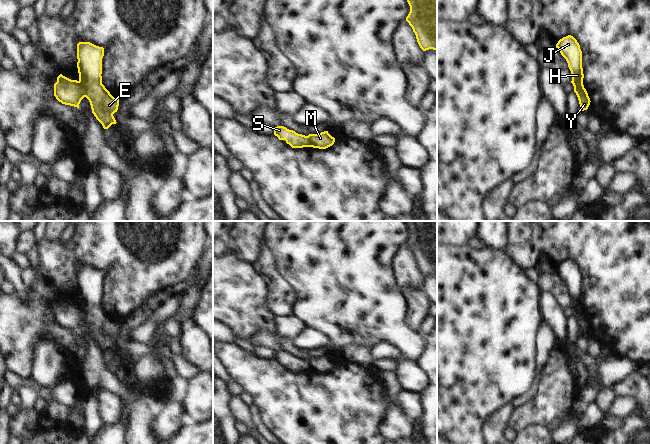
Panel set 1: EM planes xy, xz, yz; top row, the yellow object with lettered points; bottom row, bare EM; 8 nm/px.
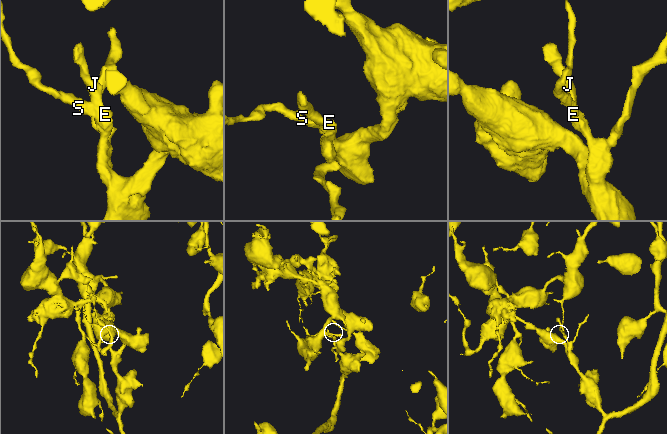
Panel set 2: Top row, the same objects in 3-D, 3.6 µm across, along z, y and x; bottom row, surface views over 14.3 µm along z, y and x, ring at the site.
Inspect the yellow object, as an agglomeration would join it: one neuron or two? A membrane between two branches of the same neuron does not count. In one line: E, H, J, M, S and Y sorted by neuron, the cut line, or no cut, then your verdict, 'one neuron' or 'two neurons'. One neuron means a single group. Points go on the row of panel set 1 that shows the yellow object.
E H J M / S Y | xy (79, 80), (85, 96) | two neurons

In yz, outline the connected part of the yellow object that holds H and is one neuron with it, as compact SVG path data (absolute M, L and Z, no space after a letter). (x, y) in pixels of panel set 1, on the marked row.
M568 35L558 41L556 48L559 49L561 55L566 59L568 63L568 67L572 74L571 83L573 84L574 92L577 95L577 90L584 88L582 51L580 49L580 45L573 36Z

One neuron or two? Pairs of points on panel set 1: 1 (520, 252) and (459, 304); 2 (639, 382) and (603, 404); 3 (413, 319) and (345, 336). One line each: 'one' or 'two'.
1: two
2: two
3: two

